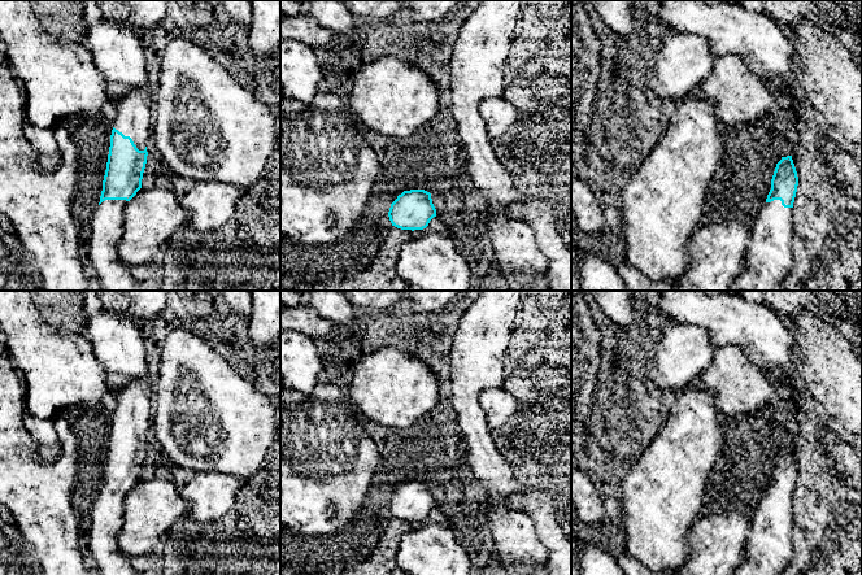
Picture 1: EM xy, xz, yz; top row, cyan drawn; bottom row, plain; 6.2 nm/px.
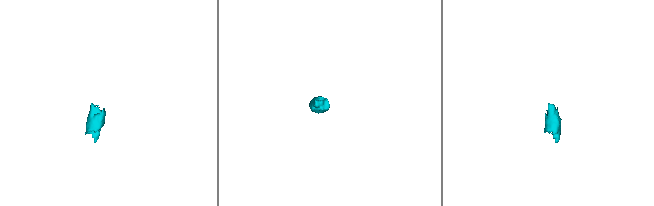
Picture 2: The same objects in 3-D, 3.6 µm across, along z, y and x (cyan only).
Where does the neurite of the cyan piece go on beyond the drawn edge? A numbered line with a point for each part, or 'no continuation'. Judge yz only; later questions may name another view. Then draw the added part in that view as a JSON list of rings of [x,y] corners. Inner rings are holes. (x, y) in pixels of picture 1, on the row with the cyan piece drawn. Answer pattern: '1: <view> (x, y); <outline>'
1: yz (770, 253); [[[780,200],[765,202],[750,228],[745,271],[730,291],[782,291],[793,269],[793,208],[784,208]]]

